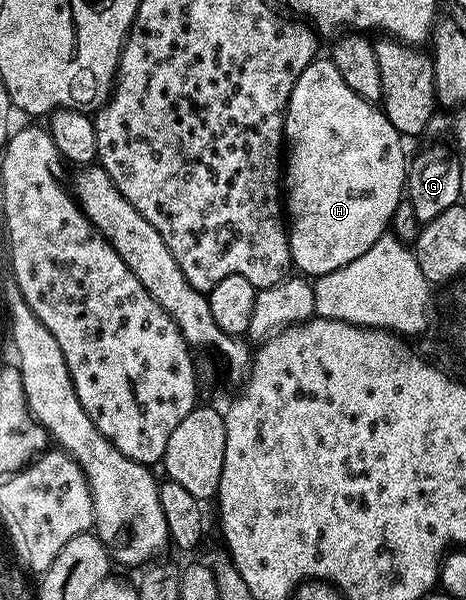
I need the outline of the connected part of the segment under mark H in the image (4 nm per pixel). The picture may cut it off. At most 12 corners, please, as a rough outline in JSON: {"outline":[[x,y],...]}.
{"outline":[[327,57],[283,118],[291,262],[349,266],[404,202],[404,140]]}

